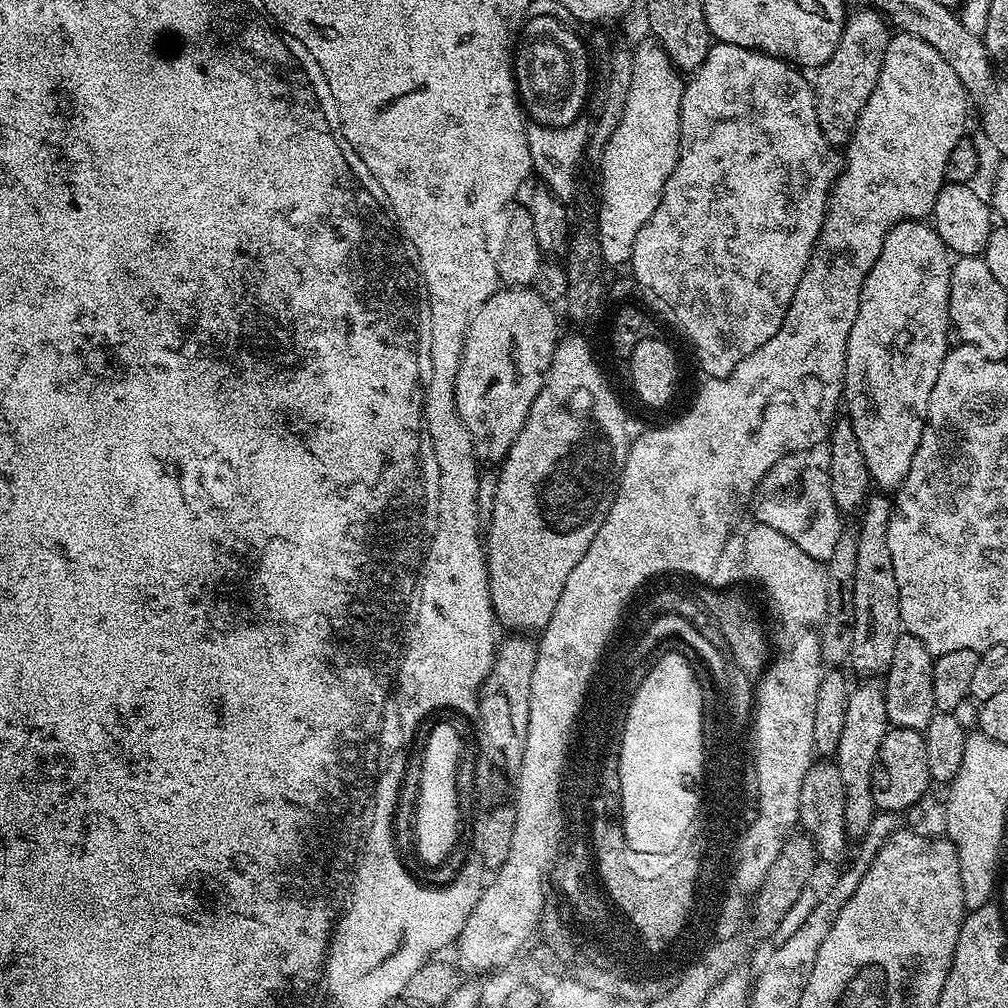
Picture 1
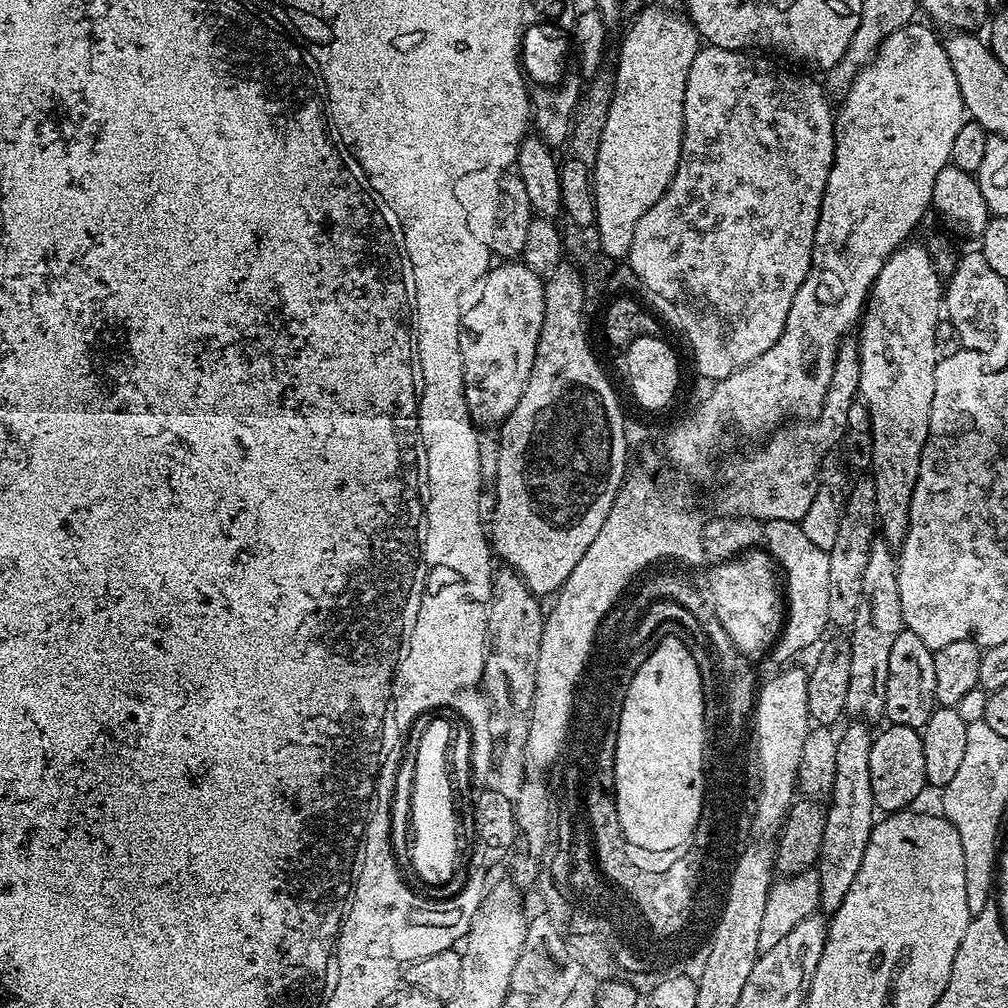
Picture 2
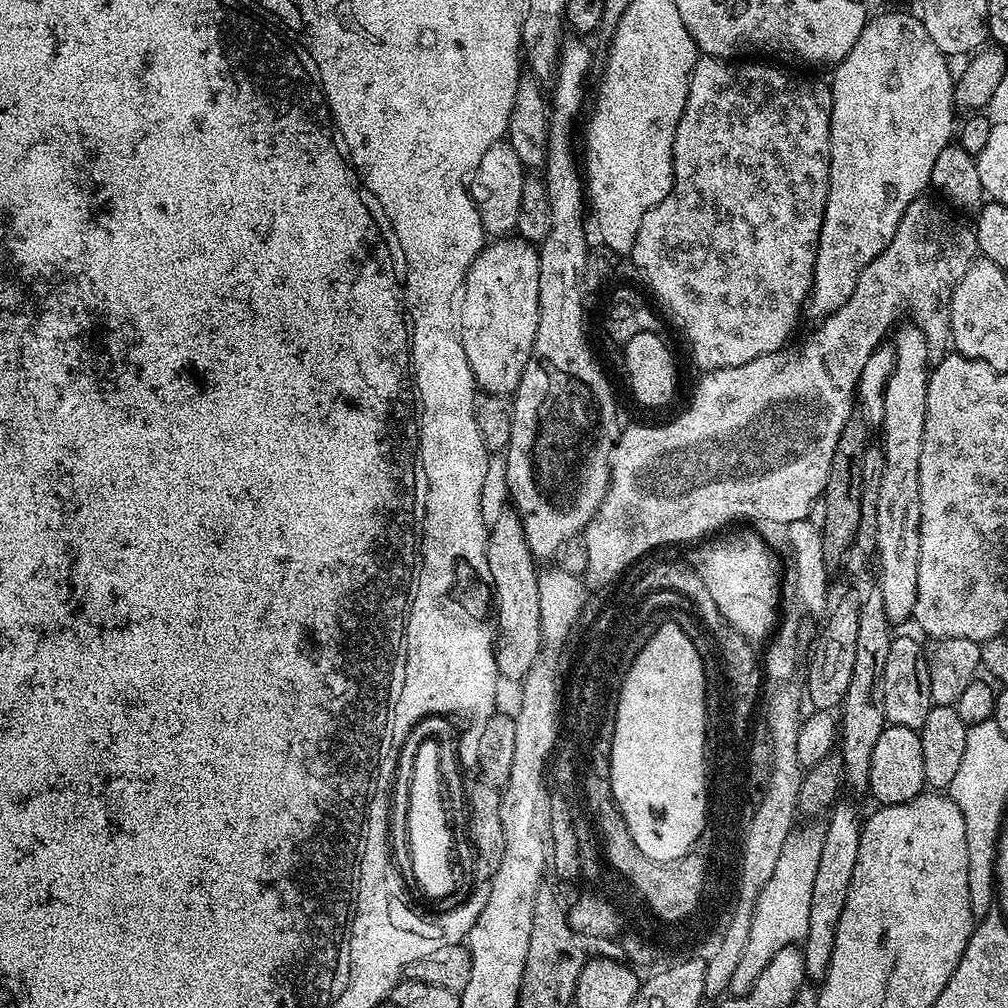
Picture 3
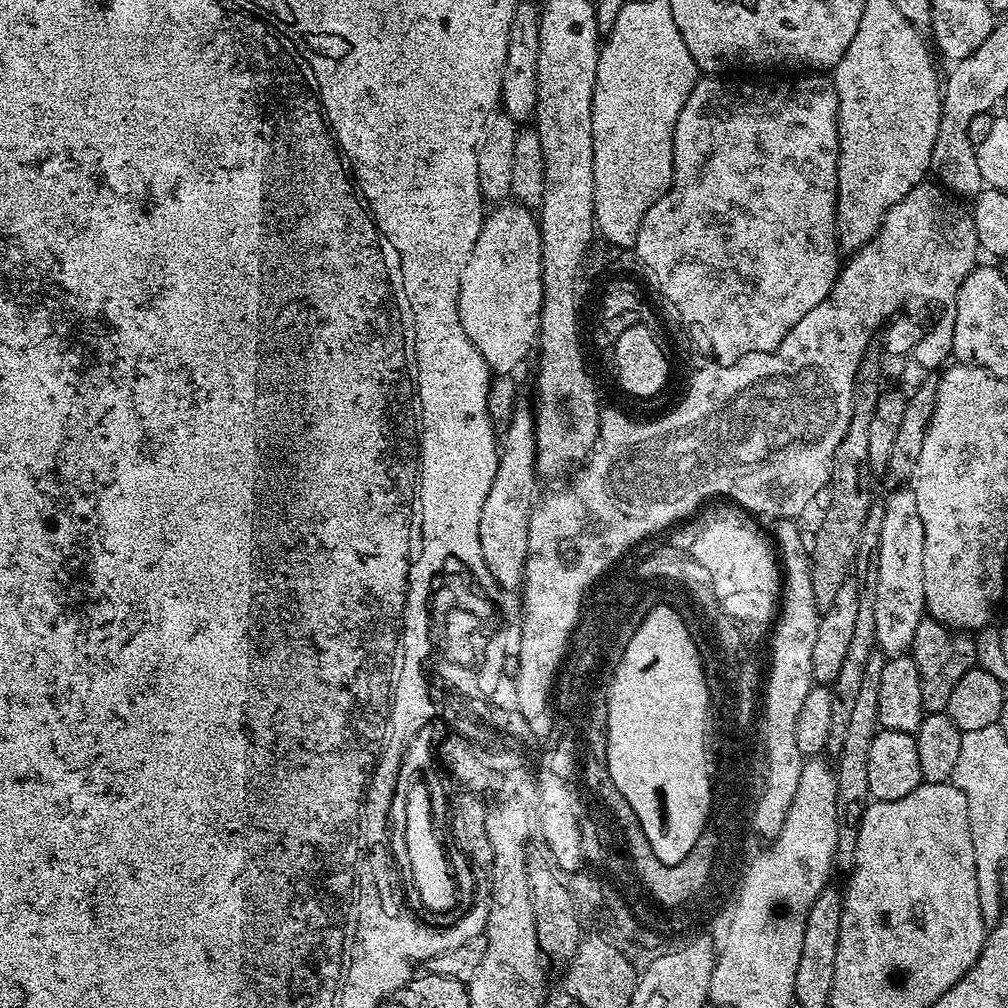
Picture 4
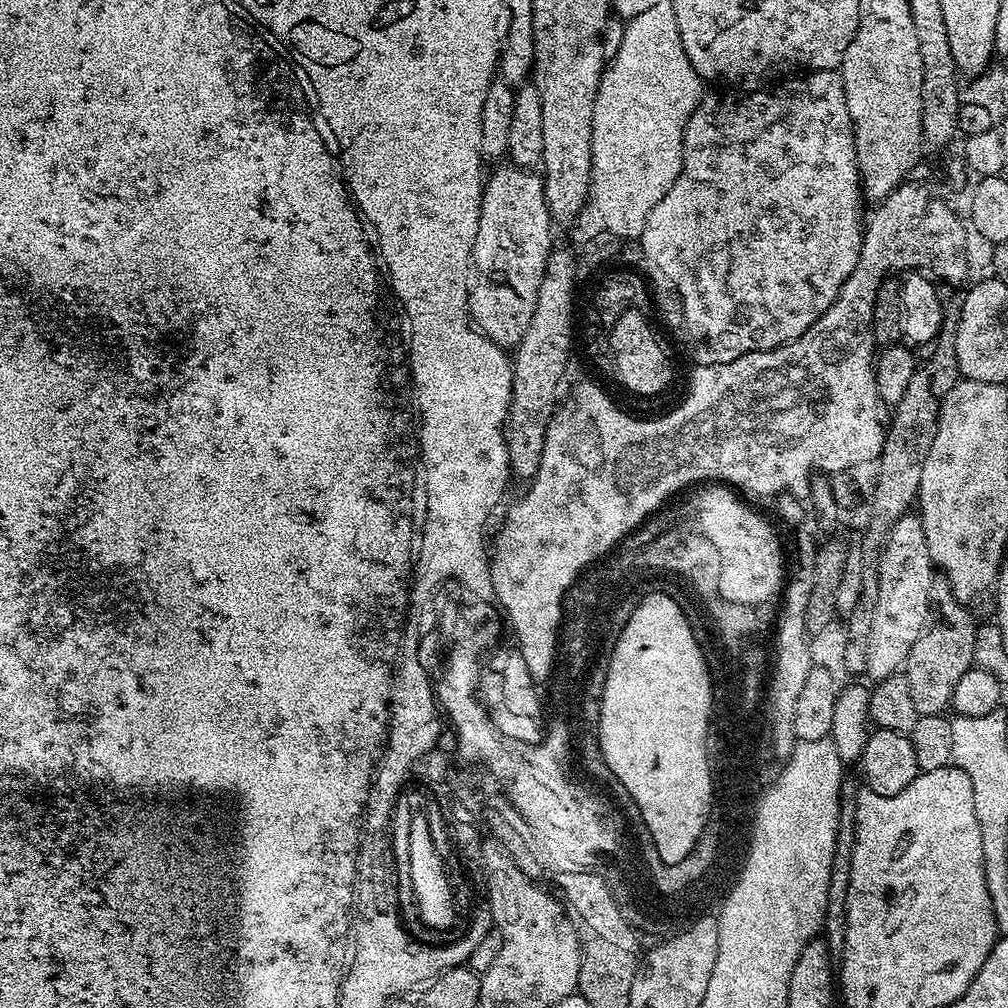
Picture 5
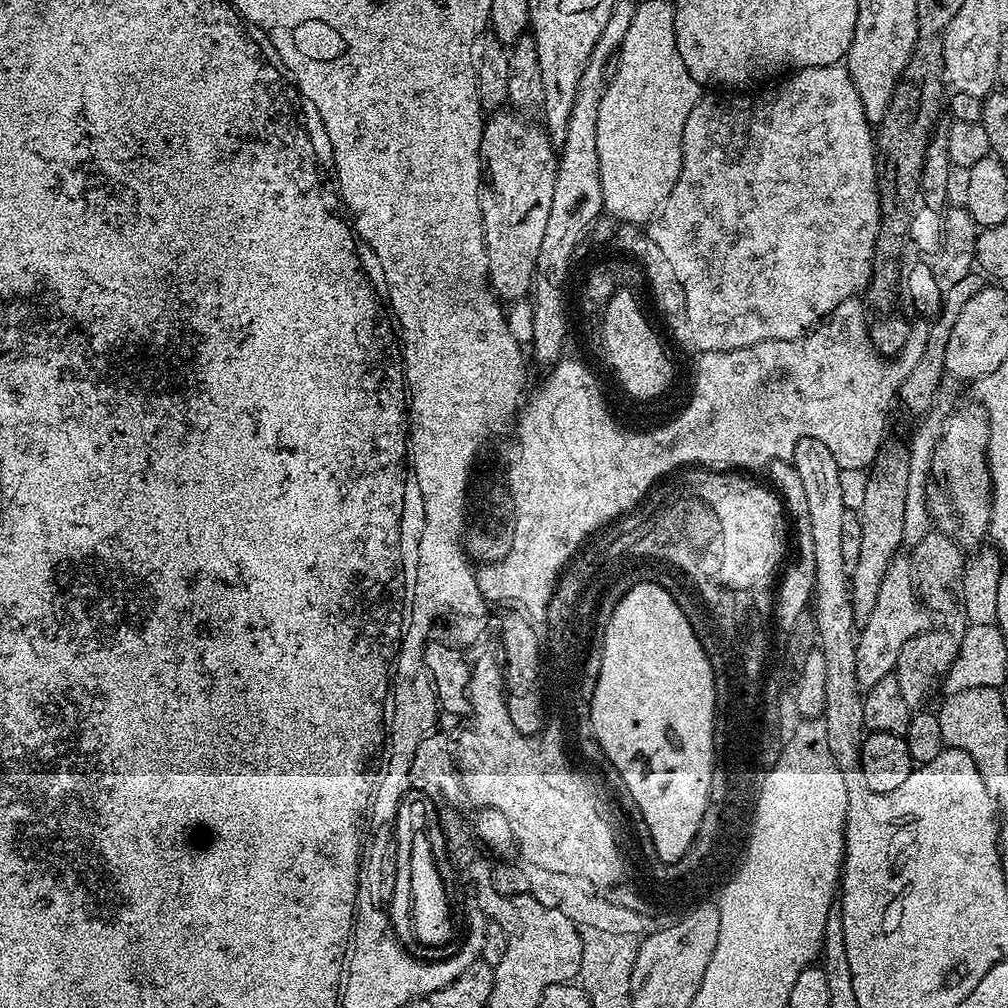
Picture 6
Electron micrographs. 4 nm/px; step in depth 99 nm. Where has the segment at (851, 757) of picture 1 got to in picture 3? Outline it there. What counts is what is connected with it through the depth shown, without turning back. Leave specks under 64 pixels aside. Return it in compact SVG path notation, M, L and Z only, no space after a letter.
M837 803L835 807L827 813L826 821L828 825L823 825L822 831L824 837L822 838L822 855L818 858L818 874L814 874L814 894L810 898L810 926L806 930L804 939L802 941L802 951L804 954L804 975L809 981L816 980L815 982L823 981L824 975L828 972L830 966L830 954L834 954L834 934L838 934L838 918L842 918L842 906L846 906L846 894L850 894L850 878L854 878L854 862L858 862L858 846L860 845L860 830L862 827L862 815L852 804Z

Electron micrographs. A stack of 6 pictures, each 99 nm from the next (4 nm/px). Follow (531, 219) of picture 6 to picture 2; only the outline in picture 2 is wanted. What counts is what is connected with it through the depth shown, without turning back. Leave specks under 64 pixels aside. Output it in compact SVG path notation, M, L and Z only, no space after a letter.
M500 262L489 267L479 285L480 297L473 302L472 308L465 307L460 325L460 350L464 367L464 397L468 413L477 425L493 424L499 426L518 406L522 390L530 378L532 363L536 357L538 338L544 317L544 280L541 273L530 270L522 262Z

